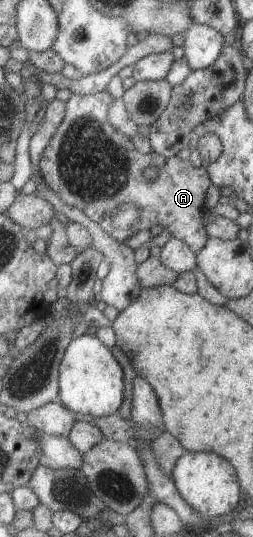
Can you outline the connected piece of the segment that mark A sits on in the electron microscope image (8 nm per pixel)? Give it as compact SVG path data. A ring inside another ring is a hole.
M106 91L70 96L64 122L39 162L43 179L64 203L82 210L122 244L137 232L150 231L152 226L161 224L172 236L186 241L195 253L199 253L210 237L203 223L206 194L212 186L208 171L194 166L190 158L166 158L154 150L145 154L138 152L131 138L109 121L109 108L114 99ZM148 166L156 169L157 175L152 181L144 176ZM121 205L136 205L142 218L127 229L117 230L114 214Z

